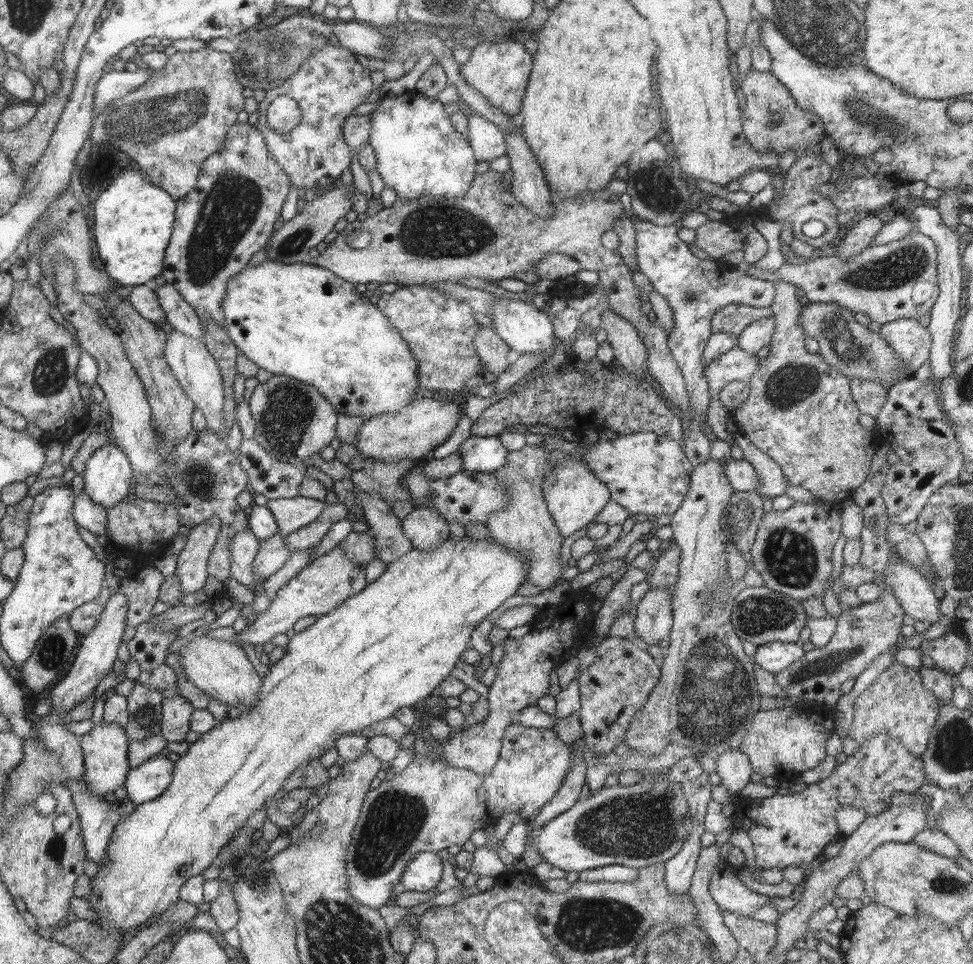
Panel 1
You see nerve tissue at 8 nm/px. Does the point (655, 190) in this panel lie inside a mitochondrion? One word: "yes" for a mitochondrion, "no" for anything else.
yes

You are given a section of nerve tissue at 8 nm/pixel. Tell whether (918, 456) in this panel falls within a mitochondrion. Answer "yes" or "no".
no

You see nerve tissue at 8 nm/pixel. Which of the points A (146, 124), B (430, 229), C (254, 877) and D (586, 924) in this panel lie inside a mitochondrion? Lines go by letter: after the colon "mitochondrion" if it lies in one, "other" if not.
A: mitochondrion
B: mitochondrion
C: mitochondrion
D: mitochondrion

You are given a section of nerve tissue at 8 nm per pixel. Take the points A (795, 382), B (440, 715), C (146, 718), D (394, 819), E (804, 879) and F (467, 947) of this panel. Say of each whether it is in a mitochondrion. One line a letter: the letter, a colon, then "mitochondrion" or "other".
A: mitochondrion
B: other
C: mitochondrion
D: mitochondrion
E: other
F: other

